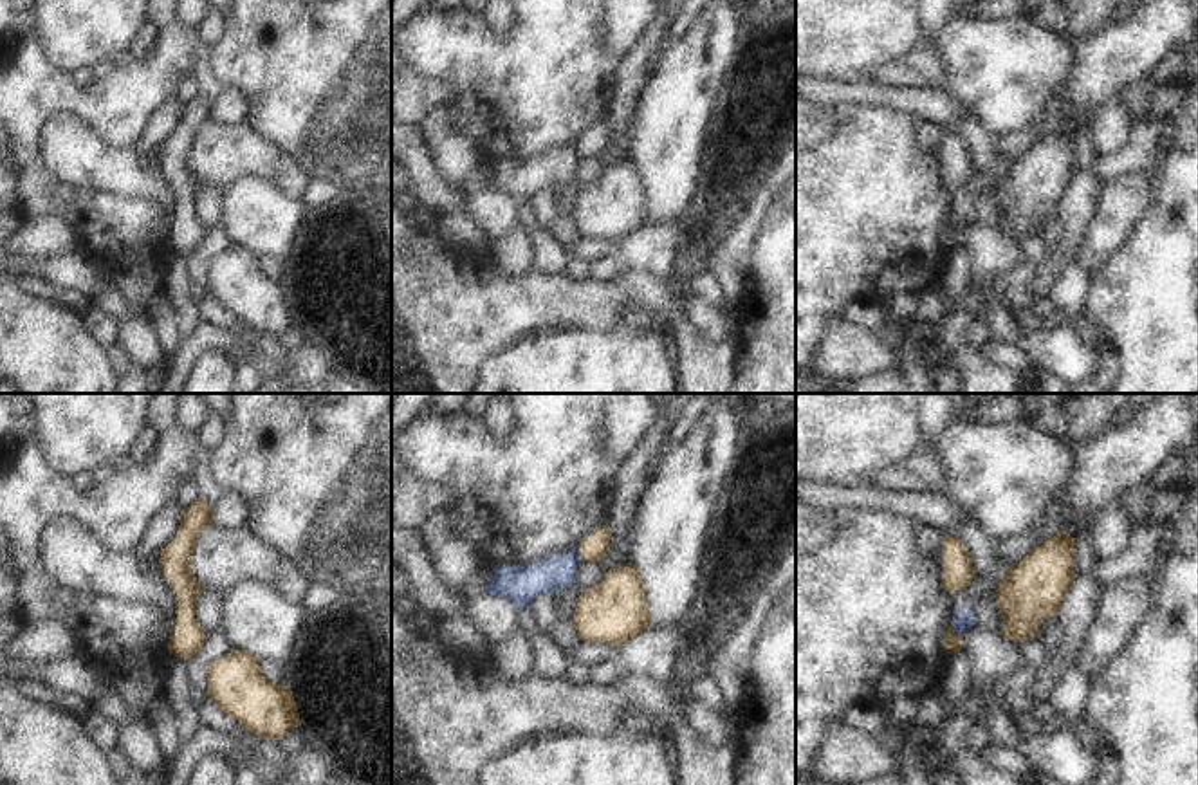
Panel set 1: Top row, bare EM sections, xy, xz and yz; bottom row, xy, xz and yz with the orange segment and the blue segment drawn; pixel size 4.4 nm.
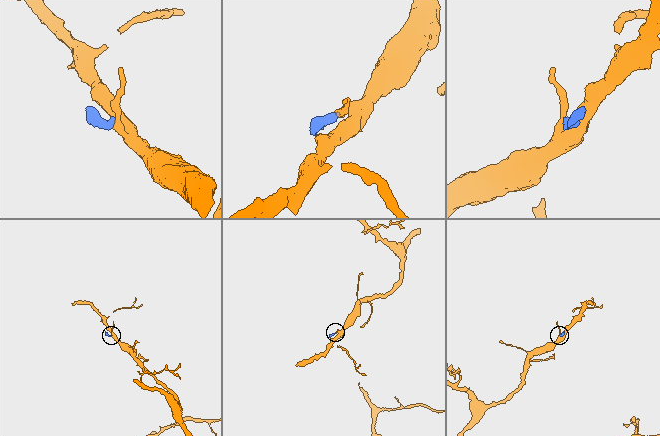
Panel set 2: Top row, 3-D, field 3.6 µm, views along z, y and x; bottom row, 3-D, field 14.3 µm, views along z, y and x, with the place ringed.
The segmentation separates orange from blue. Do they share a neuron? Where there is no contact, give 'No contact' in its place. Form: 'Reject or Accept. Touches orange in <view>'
Reject. Touches orange in yz

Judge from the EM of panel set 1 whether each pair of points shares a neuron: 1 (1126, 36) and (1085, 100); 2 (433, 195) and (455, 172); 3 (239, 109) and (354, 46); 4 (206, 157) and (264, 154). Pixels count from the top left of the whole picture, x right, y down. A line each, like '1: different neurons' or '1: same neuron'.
1: same neuron
2: different neurons
3: different neurons
4: same neuron

